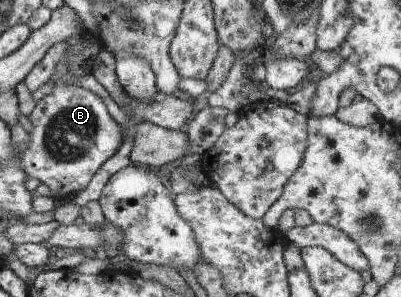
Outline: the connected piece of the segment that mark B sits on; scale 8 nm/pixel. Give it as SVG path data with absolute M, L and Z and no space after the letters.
M59 83L47 94L36 102L35 109L29 116L33 132L30 134L30 142L27 150L21 154L24 171L29 178L38 178L43 184L47 184L53 191L55 199L69 199L74 192L83 190L101 165L117 152L122 144L122 128L113 120L107 112L105 104L92 91L73 85L68 87Z

